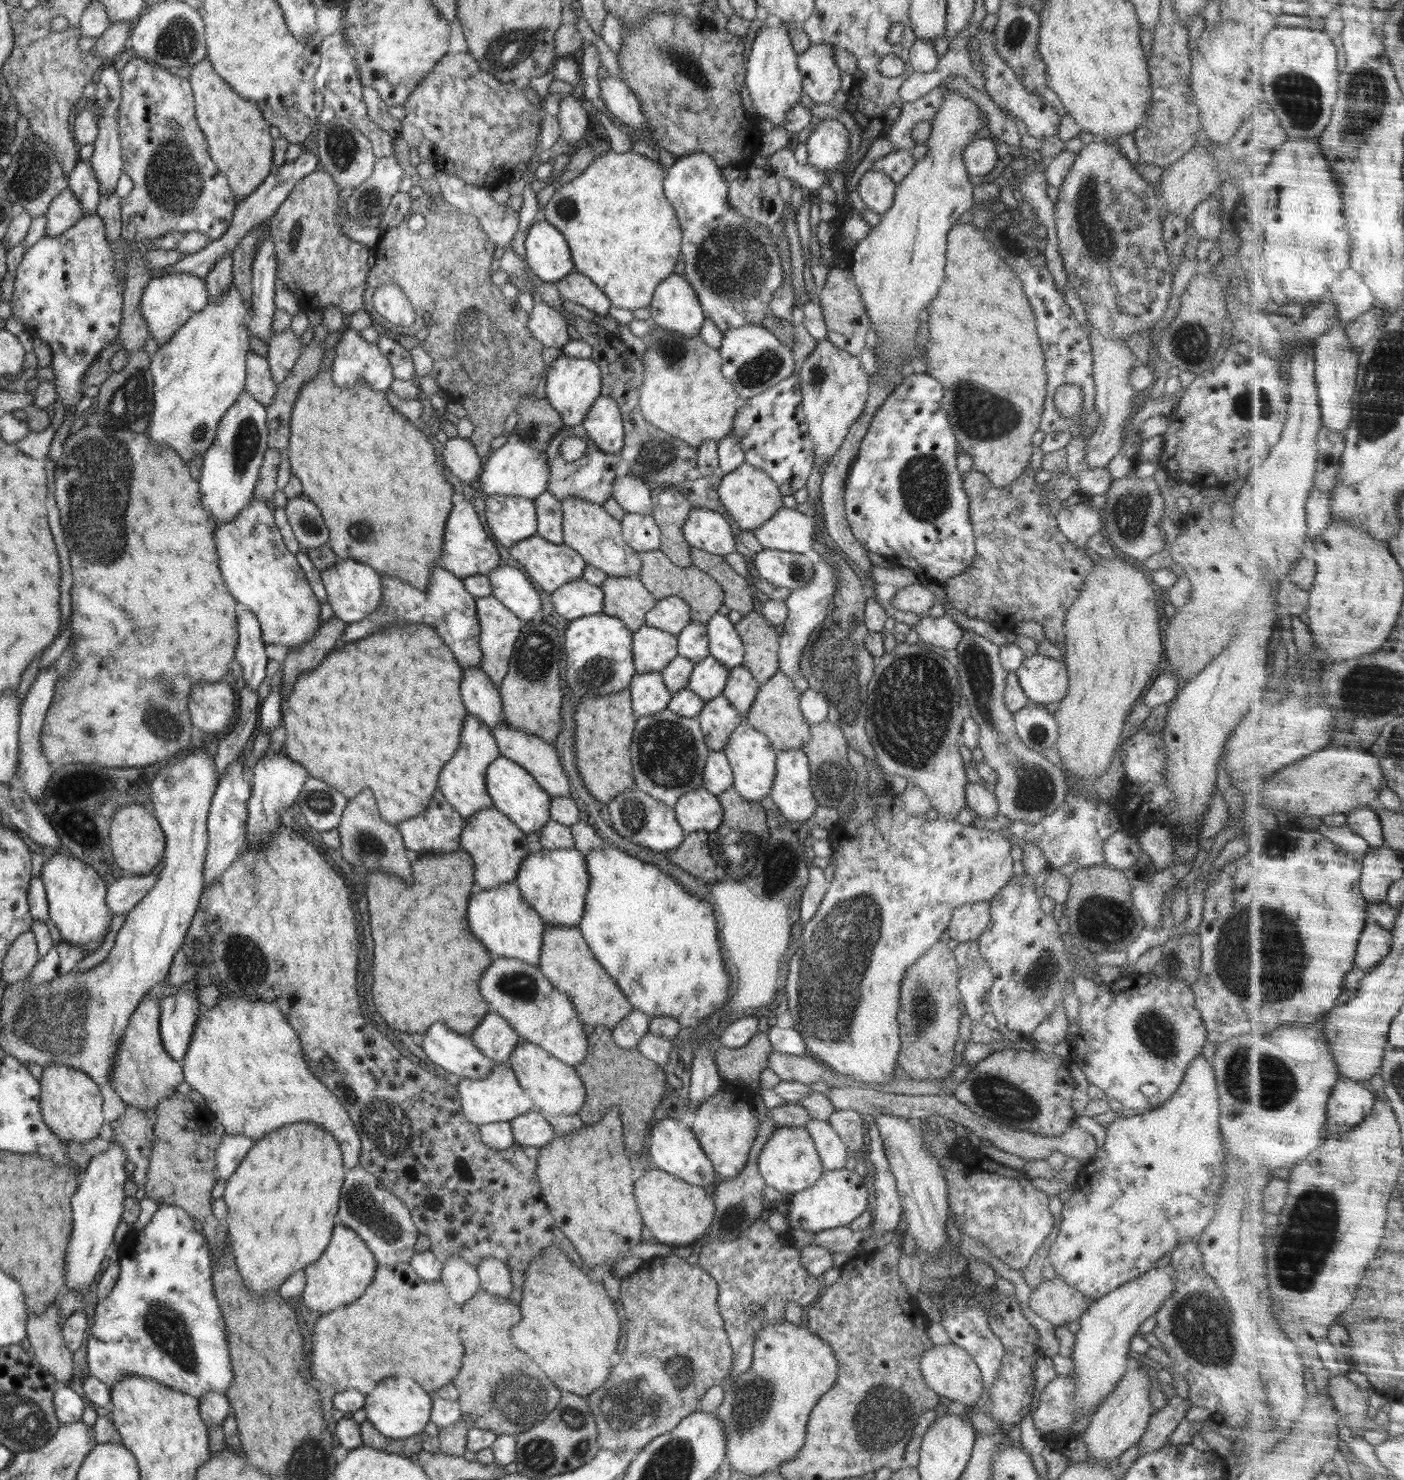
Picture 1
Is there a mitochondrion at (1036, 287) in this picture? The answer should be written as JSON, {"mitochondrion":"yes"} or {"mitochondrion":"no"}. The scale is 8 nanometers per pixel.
{"mitochondrion":"no"}

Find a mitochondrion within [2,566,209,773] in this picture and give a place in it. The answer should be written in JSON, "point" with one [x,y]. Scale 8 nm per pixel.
{"point":[162,720]}

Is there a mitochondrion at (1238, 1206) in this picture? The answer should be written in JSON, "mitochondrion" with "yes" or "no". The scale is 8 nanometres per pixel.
{"mitochondrion":"no"}

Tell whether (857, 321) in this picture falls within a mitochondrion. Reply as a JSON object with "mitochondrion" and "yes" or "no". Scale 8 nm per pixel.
{"mitochondrion":"no"}

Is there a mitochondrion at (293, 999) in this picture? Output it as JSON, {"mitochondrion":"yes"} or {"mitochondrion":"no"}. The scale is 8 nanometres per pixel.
{"mitochondrion":"yes"}

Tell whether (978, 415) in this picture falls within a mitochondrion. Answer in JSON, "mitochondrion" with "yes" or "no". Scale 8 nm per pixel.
{"mitochondrion":"yes"}

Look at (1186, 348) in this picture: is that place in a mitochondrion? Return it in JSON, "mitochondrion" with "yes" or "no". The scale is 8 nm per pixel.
{"mitochondrion":"yes"}

